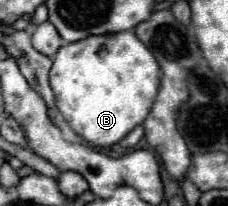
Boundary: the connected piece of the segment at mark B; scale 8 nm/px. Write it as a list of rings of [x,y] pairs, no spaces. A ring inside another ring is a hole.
[[[112,32],[110,36],[88,36],[86,40],[78,40],[62,46],[50,70],[50,86],[56,96],[56,108],[62,118],[82,136],[84,142],[92,146],[112,146],[120,142],[130,130],[144,122],[148,116],[154,98],[160,86],[160,68],[154,60],[152,52],[130,32]]]

